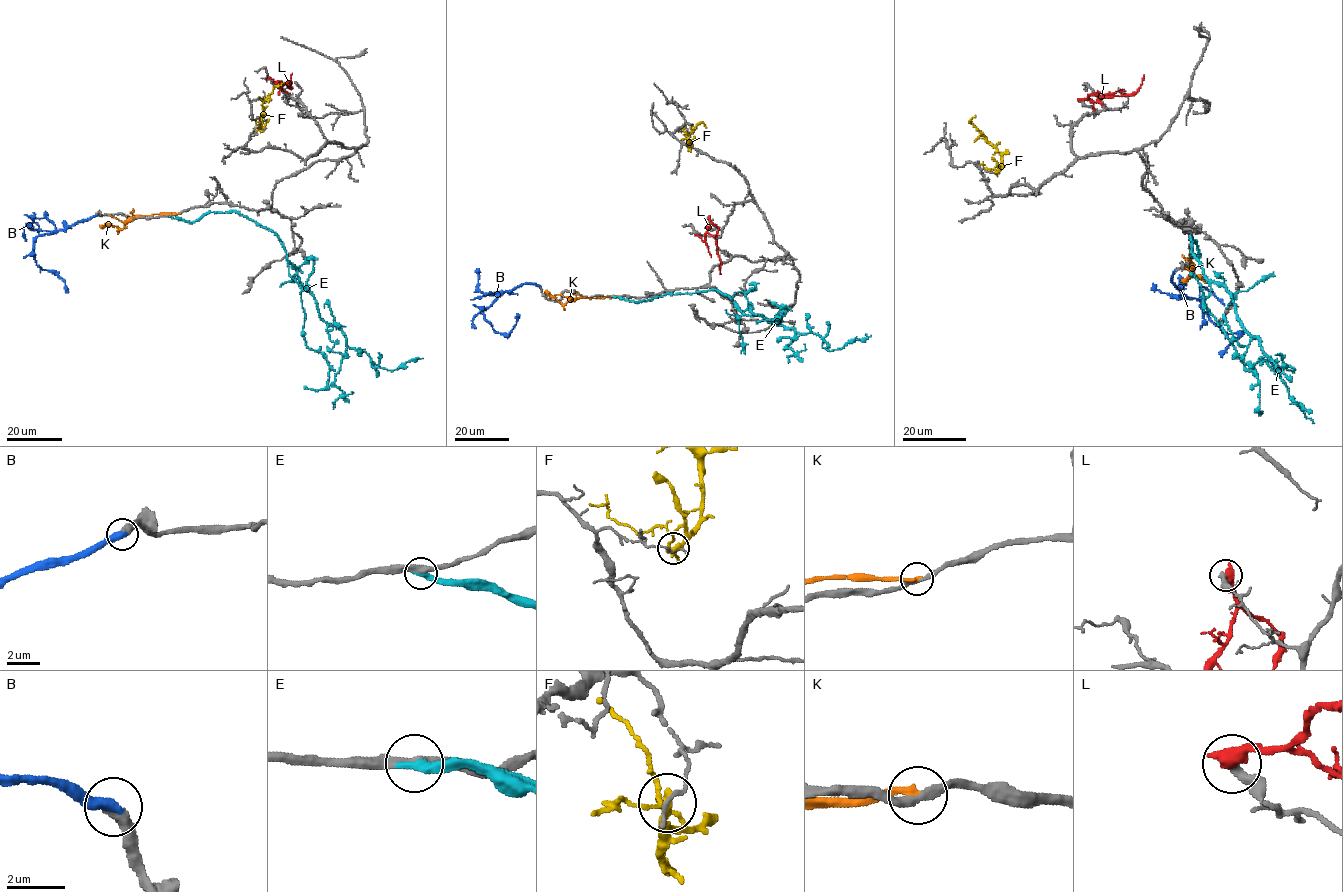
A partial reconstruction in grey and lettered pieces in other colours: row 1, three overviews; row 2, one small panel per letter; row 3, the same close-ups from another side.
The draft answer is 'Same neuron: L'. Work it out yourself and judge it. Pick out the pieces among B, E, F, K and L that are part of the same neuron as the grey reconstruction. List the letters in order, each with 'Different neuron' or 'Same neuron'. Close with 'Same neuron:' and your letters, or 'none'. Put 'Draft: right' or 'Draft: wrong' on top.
Draft: wrong
B: Same neuron
E: Different neuron
F: Different neuron
K: Different neuron
L: Different neuron
Same neuron: B

